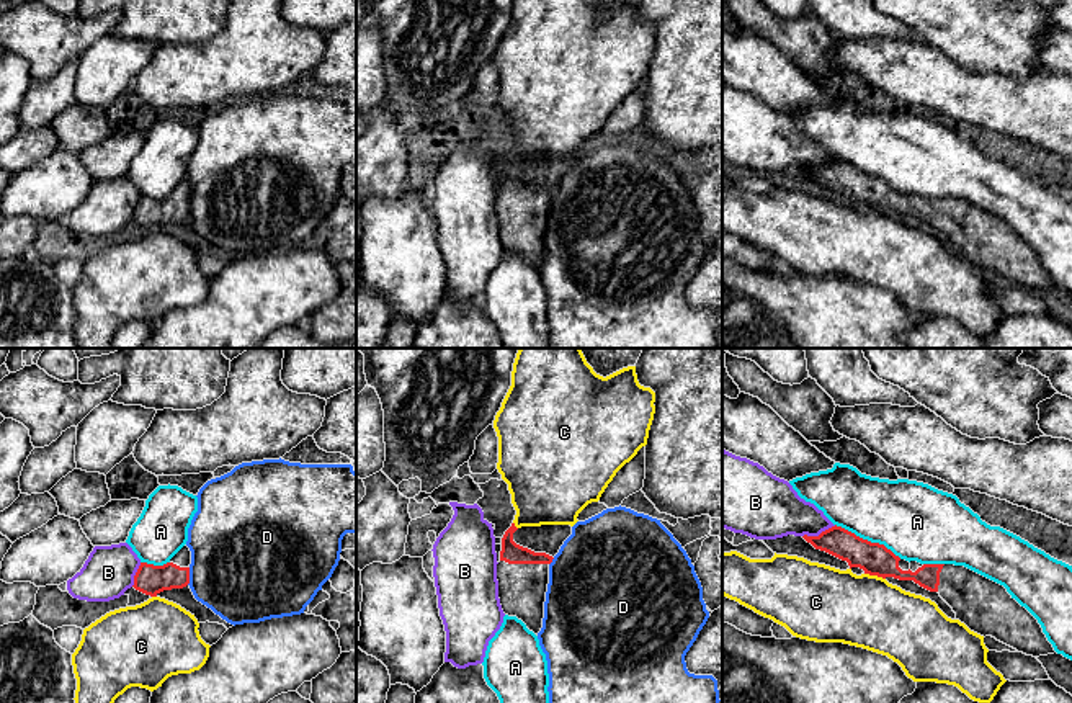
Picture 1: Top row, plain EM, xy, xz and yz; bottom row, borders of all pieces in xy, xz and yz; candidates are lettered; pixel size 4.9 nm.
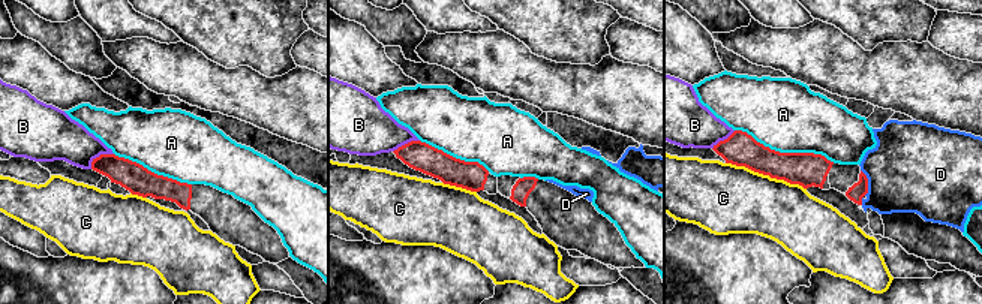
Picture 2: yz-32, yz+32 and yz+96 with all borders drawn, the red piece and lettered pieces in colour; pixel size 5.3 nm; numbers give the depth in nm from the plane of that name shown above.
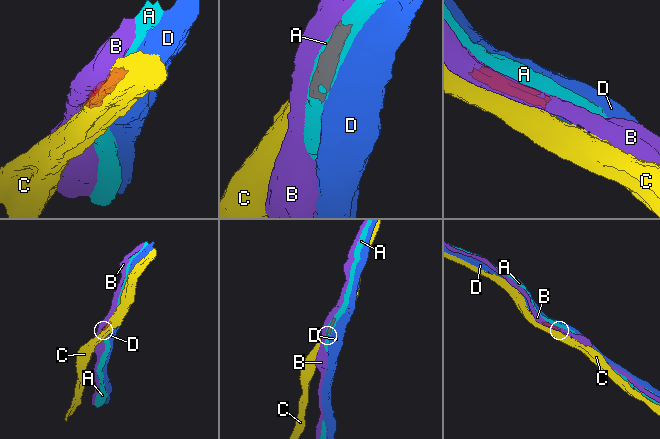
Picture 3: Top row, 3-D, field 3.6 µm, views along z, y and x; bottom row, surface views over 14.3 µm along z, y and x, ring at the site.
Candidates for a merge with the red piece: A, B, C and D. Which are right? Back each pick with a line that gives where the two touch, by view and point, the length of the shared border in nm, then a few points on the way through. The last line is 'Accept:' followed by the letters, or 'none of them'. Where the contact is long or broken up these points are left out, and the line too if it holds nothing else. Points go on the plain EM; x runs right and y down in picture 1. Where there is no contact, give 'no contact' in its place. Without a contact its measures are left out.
Accept: none of them

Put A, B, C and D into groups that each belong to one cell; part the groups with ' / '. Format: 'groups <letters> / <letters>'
groups A / B / C / D

